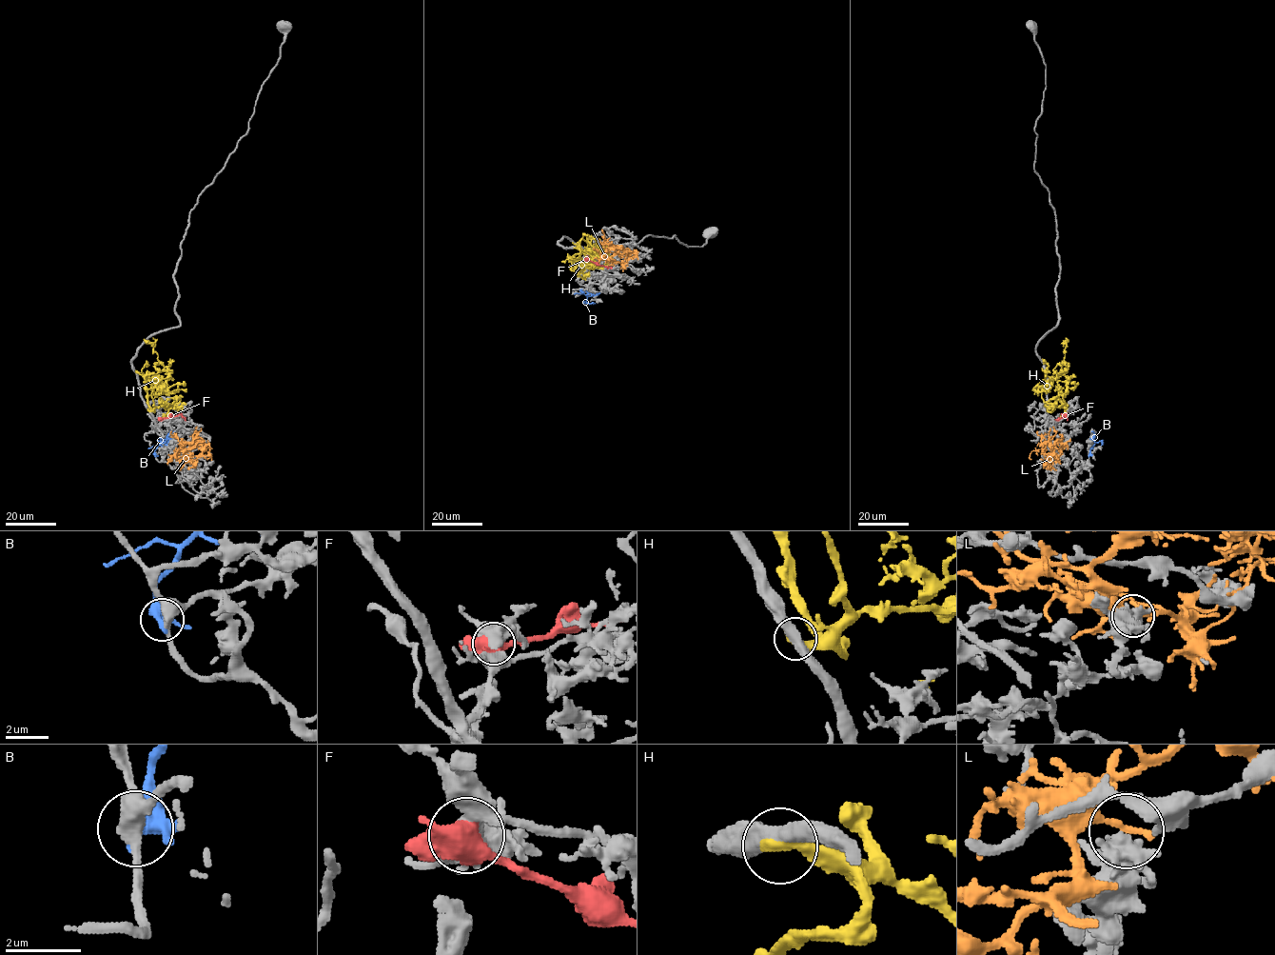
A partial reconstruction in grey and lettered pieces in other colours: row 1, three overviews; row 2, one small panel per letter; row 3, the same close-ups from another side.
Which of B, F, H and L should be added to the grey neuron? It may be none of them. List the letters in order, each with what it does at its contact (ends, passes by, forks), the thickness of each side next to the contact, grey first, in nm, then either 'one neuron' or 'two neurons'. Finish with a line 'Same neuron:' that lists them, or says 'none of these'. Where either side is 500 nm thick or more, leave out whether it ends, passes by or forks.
B: it forks; calibres 360 and 360 nm; two neurons
F: calibres 500 and 480 nm; two neurons
H: it ends; calibres 440 and 420 nm; one neuron
L: calibres 600 and 200 nm; two neurons
Same neuron: H

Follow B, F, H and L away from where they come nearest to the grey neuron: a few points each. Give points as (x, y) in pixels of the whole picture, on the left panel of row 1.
B: (155, 455), (154, 449), (173, 432)
F: (161, 418), (180, 414), (186, 420)
H: (148, 410), (153, 412), (147, 401), (145, 377), (157, 374), (164, 368), (153, 350), (154, 345), (144, 339)
L: (189, 452), (185, 457), (190, 461), (184, 458), (182, 448), (193, 440), (196, 426)

